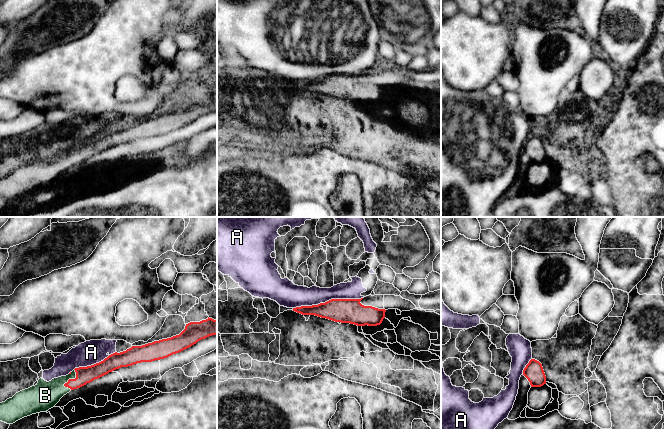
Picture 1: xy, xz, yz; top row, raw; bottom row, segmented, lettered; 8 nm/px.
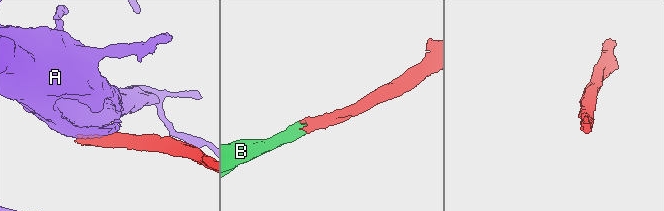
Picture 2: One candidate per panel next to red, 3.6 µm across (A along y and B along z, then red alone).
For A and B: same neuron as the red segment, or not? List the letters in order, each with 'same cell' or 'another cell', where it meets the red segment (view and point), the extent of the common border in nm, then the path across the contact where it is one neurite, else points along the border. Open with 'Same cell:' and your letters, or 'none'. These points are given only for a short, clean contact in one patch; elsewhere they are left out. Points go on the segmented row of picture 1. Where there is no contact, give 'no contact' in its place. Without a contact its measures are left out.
Same cell: B
A: another cell; meets red in xz at (327, 301); contact 550 nm long
B: same cell; meets red in xy at (70, 379); contact 170 nm long; runs through xy (84, 375), (76, 379), (70, 379), (45, 395)

